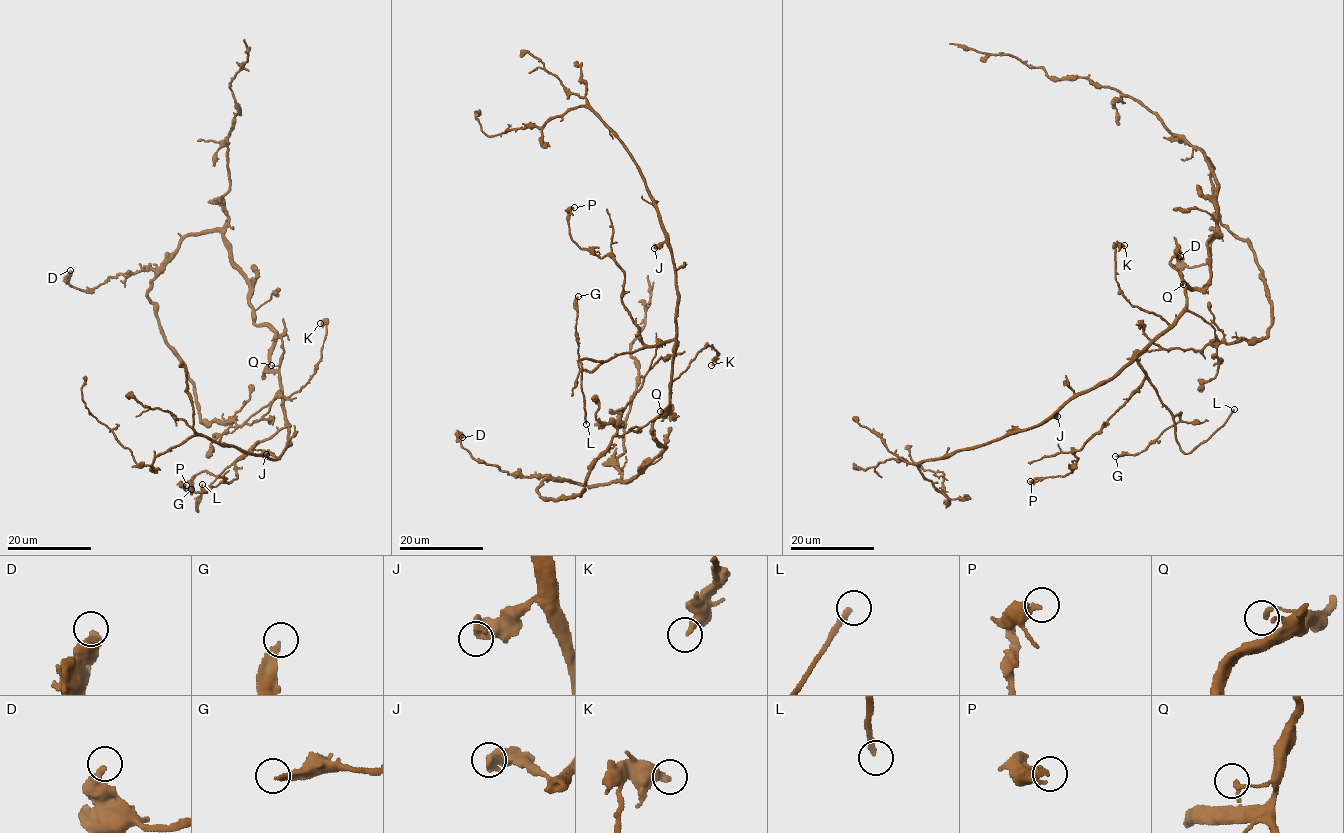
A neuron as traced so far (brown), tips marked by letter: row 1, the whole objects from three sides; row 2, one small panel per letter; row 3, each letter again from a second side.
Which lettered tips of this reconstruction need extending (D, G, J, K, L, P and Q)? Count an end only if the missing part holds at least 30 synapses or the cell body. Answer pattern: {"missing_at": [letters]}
{"missing_at": ["L"]}

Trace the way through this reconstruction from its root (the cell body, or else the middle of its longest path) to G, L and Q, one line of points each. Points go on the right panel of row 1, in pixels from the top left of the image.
G: (1210, 270), (1203, 288), (1186, 289), (1177, 320), (1135, 357), (1166, 408), (1181, 418), (1135, 455), (1115, 456)
L: (1210, 270), (1203, 288), (1186, 289), (1177, 320), (1135, 358), (1170, 413), (1185, 453), (1234, 409)
Q: (1210, 270), (1210, 278), (1203, 288), (1183, 284)

